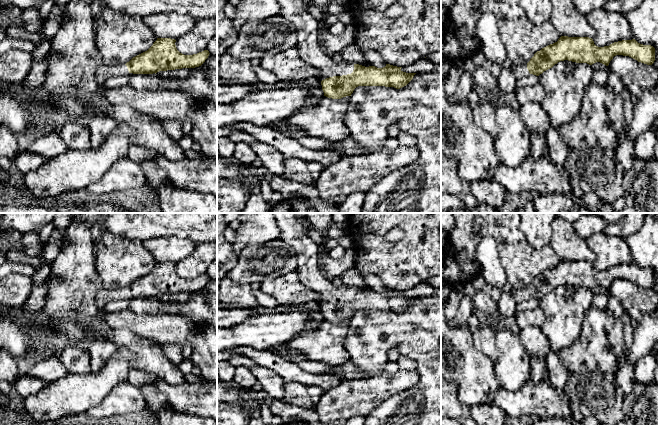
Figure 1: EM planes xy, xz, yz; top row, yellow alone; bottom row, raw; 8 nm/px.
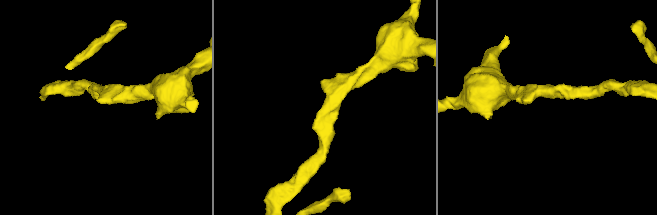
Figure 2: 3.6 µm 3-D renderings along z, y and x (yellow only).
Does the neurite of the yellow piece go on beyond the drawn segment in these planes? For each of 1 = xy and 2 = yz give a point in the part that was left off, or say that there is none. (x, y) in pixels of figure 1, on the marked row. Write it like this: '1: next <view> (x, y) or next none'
1: next xy (104, 72)
2: next yz (521, 71)

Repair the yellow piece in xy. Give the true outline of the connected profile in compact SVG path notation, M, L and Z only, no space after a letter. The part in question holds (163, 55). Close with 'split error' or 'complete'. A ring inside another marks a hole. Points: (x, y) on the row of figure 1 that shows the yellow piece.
M157 38L147 51L133 57L125 65L99 66L96 78L100 88L103 88L107 79L128 73L156 74L159 71L199 67L210 54L208 50L204 50L197 54L184 55L177 50L175 42L171 38Z; split error

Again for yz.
M561 36L557 42L537 51L527 64L517 66L516 75L517 78L530 74L539 76L564 60L589 65L600 62L608 66L616 55L629 56L638 62L652 65L655 61L655 48L651 45L640 44L635 39L598 47L589 37Z; split error

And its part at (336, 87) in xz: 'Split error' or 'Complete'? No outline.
Split error

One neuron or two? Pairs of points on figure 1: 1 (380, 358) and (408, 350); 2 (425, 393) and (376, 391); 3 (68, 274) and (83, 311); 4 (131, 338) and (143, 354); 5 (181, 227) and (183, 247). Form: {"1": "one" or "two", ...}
{"1": "one", "2": "two", "3": "one", "4": "one", "5": "two"}

